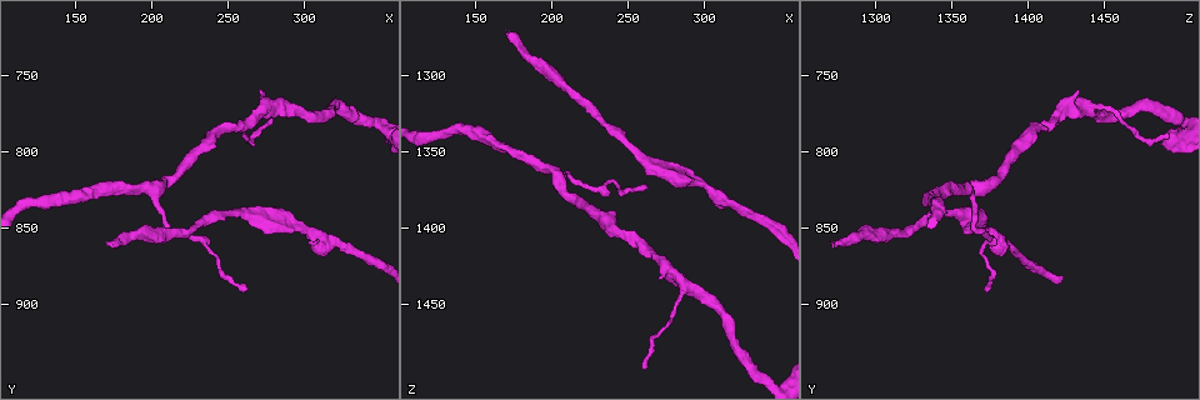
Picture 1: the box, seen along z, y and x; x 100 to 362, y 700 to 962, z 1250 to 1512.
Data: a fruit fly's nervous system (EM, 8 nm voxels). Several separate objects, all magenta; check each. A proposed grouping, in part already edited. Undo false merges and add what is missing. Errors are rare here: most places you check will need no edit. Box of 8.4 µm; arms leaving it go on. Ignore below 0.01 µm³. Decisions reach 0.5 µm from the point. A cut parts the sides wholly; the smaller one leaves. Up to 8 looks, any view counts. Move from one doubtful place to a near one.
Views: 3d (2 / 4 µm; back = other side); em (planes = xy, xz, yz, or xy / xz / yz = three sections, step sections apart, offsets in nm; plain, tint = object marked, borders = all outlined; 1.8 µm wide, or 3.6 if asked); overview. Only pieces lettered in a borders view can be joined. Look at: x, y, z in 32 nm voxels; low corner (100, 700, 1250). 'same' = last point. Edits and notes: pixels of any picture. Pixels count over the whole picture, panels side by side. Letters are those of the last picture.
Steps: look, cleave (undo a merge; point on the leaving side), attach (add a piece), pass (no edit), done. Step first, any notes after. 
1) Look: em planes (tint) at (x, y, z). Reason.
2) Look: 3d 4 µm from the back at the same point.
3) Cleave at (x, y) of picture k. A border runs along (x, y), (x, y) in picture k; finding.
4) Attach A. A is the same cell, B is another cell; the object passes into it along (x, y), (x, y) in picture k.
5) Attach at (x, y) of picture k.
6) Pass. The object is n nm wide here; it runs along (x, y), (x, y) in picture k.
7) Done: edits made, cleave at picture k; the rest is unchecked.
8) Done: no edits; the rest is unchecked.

Look: em planes (borders) at (290, 772, 1438). Side arm on a straight run.

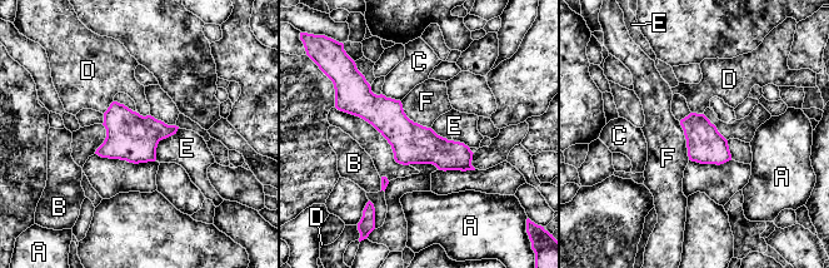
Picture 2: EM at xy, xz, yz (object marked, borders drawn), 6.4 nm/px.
Pass. The object is 240 nm wide here; A, B, C, D, E and F are other cells; it runs along (355, 99), (468, 167) in picture 2; one cell here.

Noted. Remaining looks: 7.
Look: 3d 4 µm at (172, 856, 1272). End of a long branch.

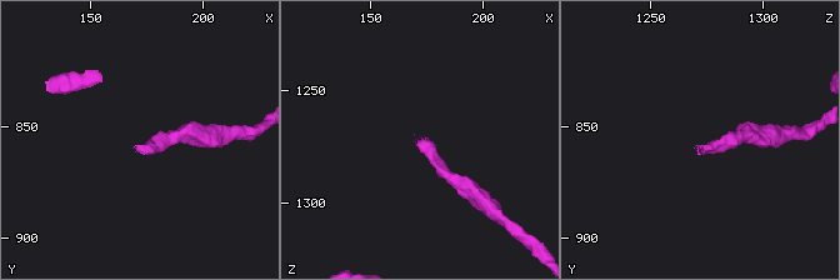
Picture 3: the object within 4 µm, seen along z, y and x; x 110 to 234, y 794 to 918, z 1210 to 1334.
Look: em planes (plain) at (171, 857, 1271).

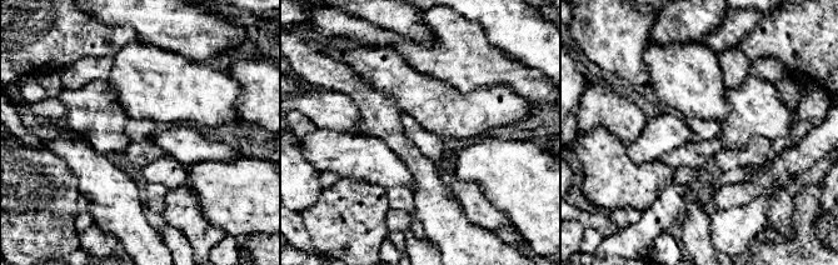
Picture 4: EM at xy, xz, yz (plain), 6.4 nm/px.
Look: em planes (borders) at the same point.

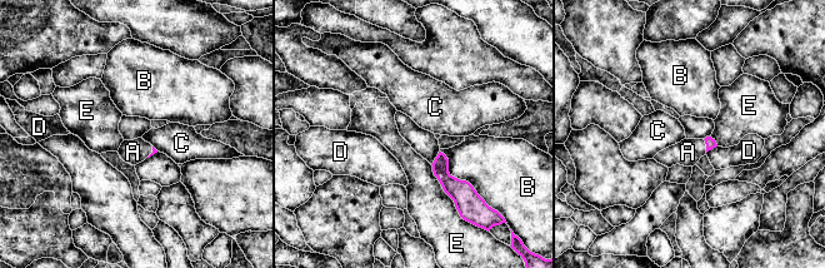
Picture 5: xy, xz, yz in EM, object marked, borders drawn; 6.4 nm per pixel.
Attach A. A is the same cell, B, C, D and E are other cells; the object passes into it along (710, 143), (706, 145), (688, 152) in picture 5; the cell continues.

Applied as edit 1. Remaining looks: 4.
Look: overview.

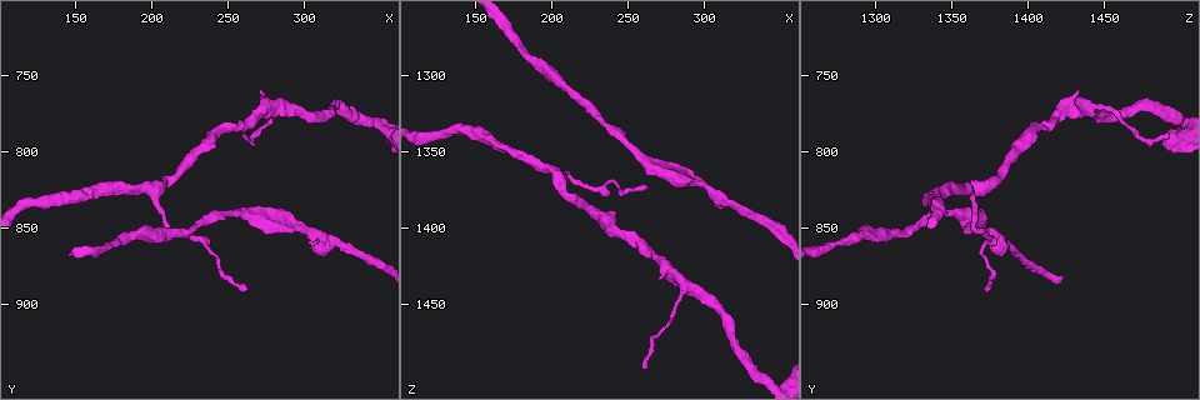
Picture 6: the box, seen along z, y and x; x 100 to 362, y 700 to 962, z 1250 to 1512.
Look: em planes (plain) at (200, 826, 1362). Three arms meet.

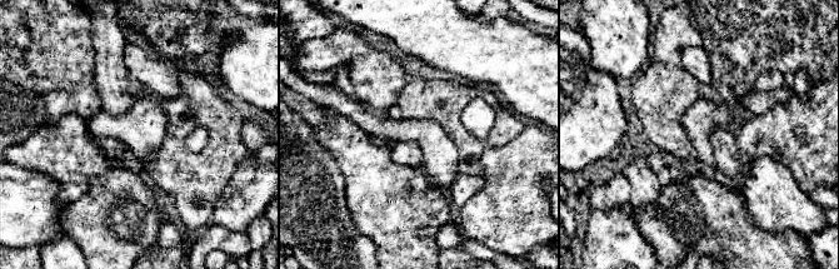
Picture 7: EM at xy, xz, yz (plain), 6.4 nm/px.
Look: em planes (tint) at the same point. With the object marked.

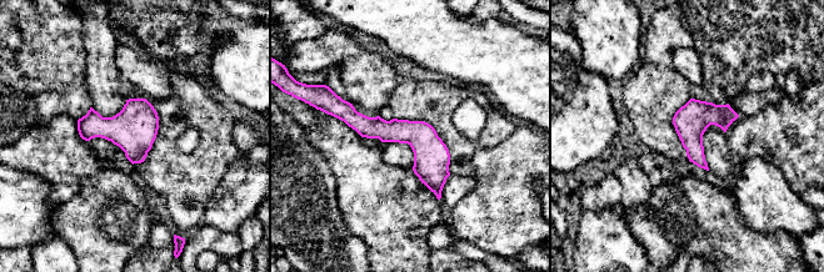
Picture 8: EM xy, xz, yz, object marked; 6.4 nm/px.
Look: em planes (borders) at the same point.

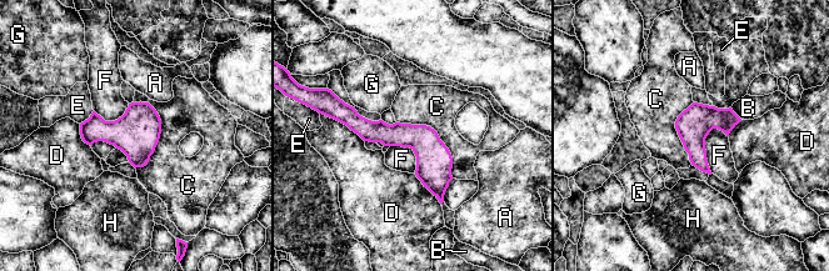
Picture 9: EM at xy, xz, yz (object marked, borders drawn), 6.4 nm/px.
Pass. The object is 200 nm wide here; A, B, C, D, E, F, G and H are other cells; it runs along (343, 111), (408, 135), (440, 196) in picture 9; one cell here.

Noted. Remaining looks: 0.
Done: edits made, attach at picture 5; the rest is unchecked.

